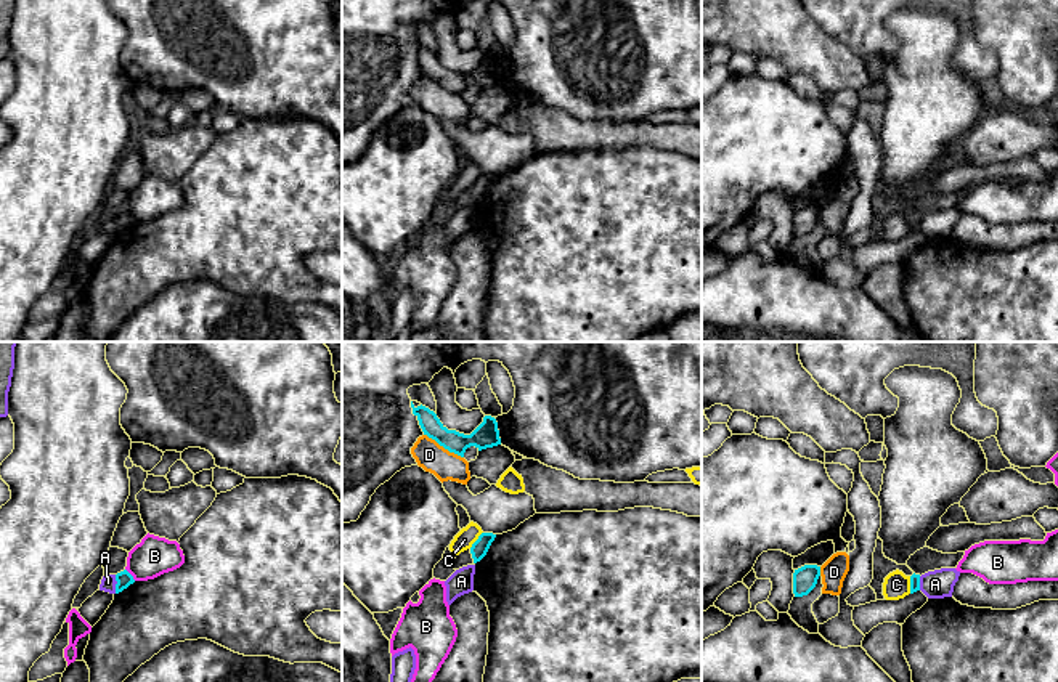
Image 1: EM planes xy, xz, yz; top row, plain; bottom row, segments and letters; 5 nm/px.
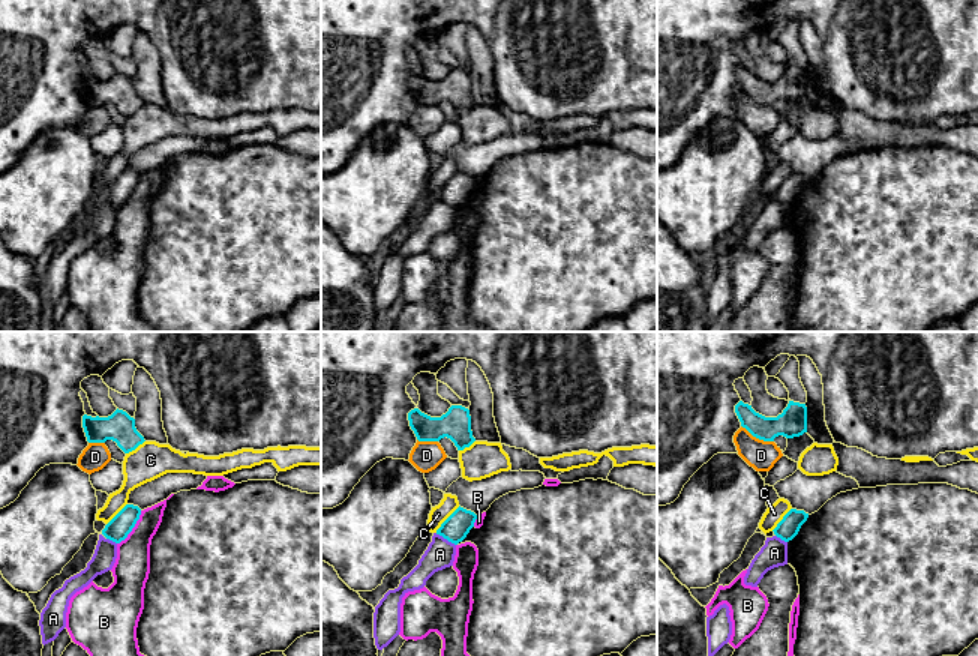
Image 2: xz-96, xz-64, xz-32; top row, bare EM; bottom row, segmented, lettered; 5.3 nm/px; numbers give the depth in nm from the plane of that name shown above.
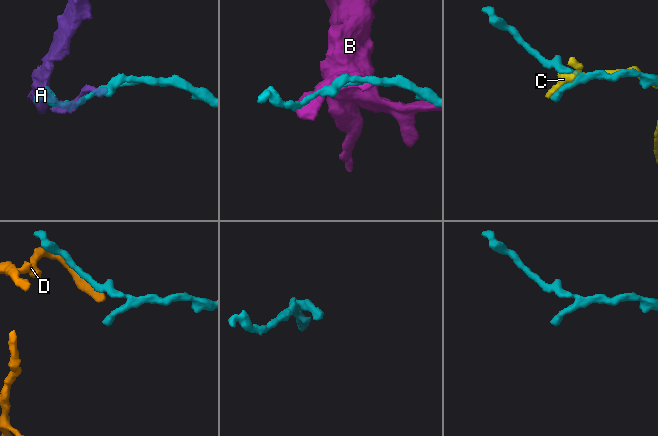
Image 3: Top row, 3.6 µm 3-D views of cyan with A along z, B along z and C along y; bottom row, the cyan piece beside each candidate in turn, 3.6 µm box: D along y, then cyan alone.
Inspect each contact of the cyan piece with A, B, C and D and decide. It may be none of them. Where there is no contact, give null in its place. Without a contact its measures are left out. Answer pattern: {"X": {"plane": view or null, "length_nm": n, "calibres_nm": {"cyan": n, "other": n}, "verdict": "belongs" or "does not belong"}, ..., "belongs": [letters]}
{"A": {"plane": "xy", "length_nm": 100, "calibres_nm": {"cyan": 80, "other": 80}, "verdict": "does not belong"}, "B": {"plane": "xy", "length_nm": 80, "calibres_nm": {"cyan": 80, "other": 200}, "verdict": "does not belong"}, "C": {"plane": "yz", "length_nm": 90, "calibres_nm": {"cyan": 50, "other": 130}, "verdict": "does not belong"}, "D": {"plane": "xz", "length_nm": 240, "calibres_nm": {"cyan": 130, "other": 150}, "verdict": "does not belong"}, "belongs": []}

